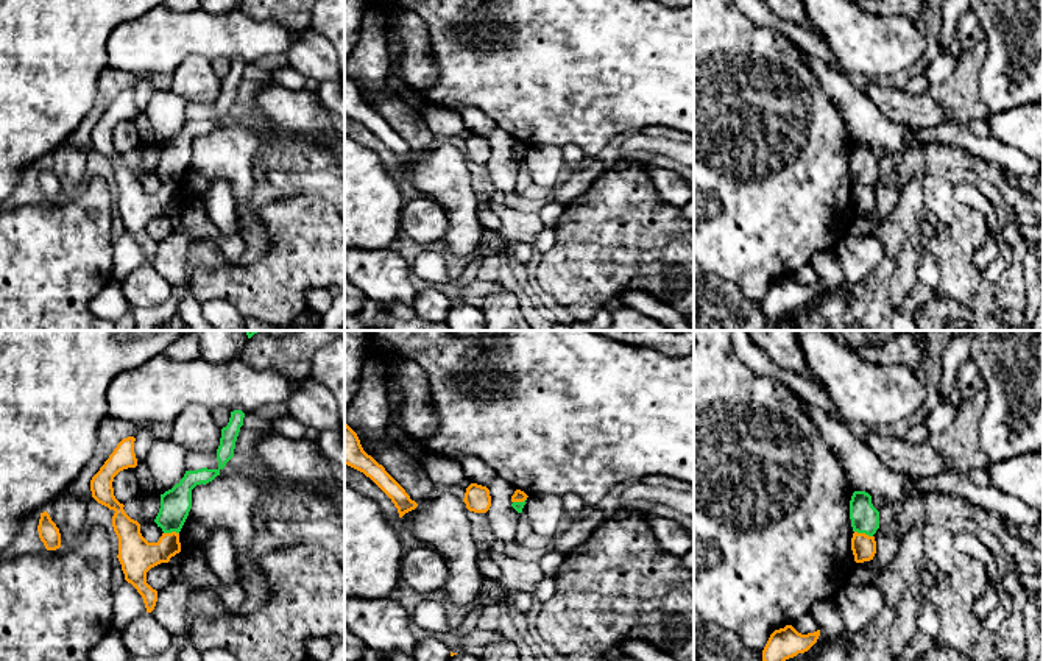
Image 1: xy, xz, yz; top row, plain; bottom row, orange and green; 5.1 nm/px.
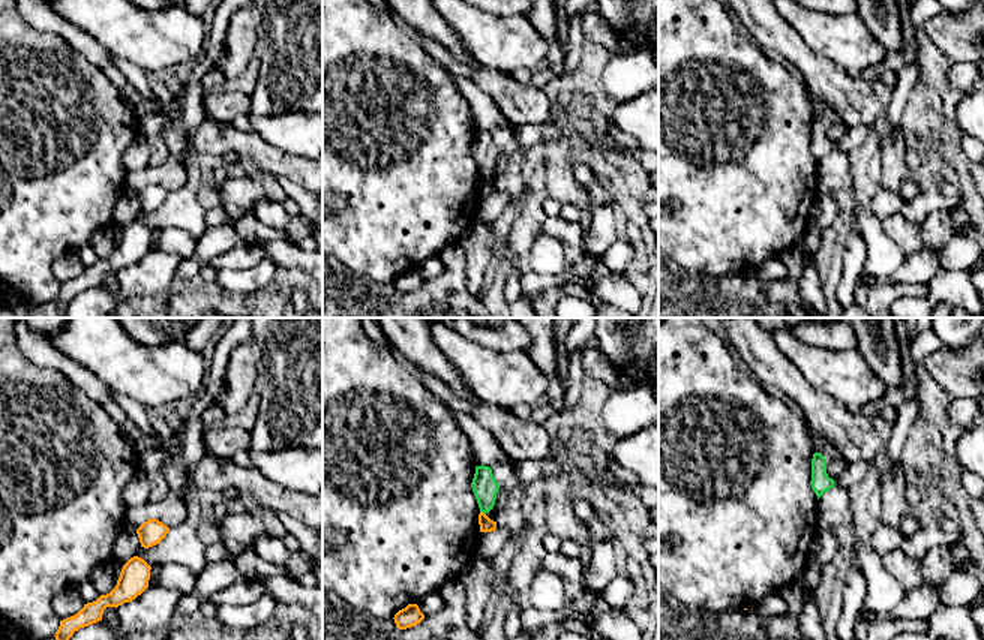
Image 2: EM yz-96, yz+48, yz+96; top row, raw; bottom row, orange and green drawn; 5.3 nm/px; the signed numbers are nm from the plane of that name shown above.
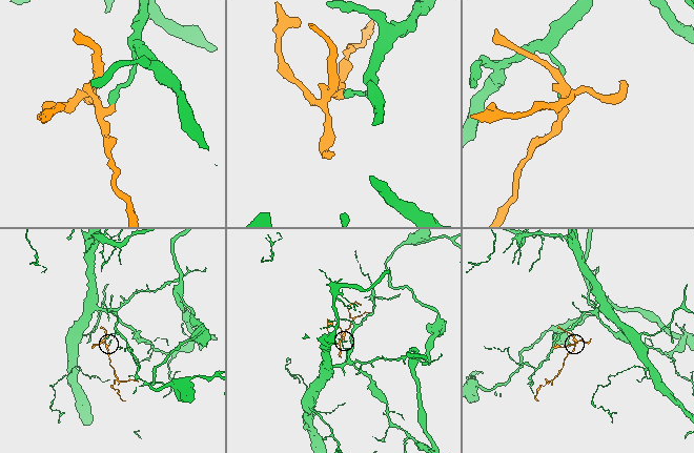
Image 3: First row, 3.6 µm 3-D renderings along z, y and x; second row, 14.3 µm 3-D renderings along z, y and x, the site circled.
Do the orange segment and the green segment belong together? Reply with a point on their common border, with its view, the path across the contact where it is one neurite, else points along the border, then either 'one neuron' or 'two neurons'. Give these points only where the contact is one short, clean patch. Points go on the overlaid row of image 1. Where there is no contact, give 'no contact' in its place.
yz (864, 533) | along yz (855, 530), (872, 537) | two neurons

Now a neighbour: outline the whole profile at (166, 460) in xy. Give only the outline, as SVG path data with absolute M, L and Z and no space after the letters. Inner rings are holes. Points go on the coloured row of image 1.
M170 438L156 440L145 457L145 465L159 494L171 490L186 474L189 452Z

